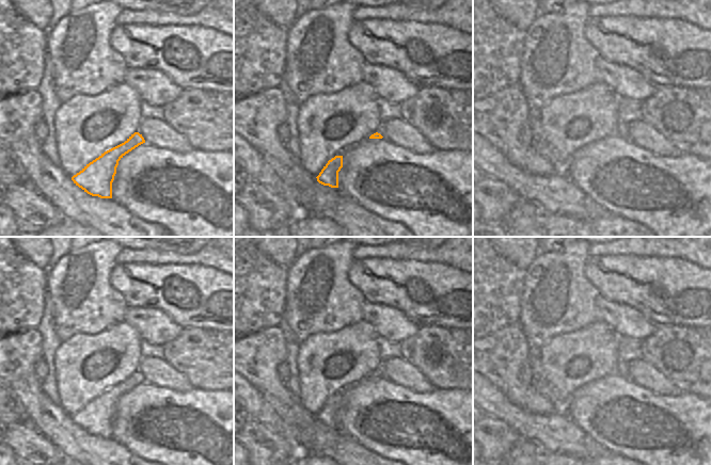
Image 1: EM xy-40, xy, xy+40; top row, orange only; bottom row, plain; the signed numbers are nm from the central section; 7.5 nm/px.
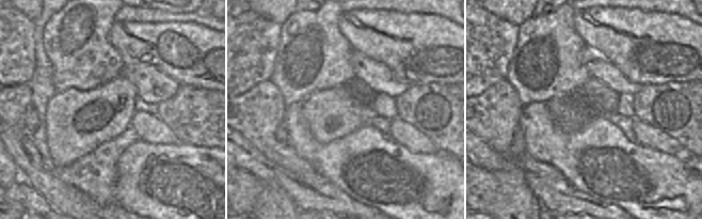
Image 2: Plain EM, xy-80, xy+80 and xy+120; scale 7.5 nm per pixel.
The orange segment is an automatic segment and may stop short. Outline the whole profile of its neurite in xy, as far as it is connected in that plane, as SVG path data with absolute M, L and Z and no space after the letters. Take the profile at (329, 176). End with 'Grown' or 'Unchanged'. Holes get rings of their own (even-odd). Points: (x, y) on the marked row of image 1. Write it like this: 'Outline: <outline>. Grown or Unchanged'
Outline: M335 156L323 166L317 181L323 186L338 188L338 172L343 167L343 156Z. Unchanged.

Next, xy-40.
Outline: M139 132L131 134L124 143L105 151L72 177L76 186L92 196L112 198L112 182L118 161L129 151L145 143Z. Unchanged.

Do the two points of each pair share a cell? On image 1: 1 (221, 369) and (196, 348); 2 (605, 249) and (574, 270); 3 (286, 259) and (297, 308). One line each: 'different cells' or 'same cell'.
1: same cell
2: different cells
3: different cells

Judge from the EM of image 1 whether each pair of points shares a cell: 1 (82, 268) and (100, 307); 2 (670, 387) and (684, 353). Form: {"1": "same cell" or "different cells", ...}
{"1": "same cell", "2": "different cells"}

